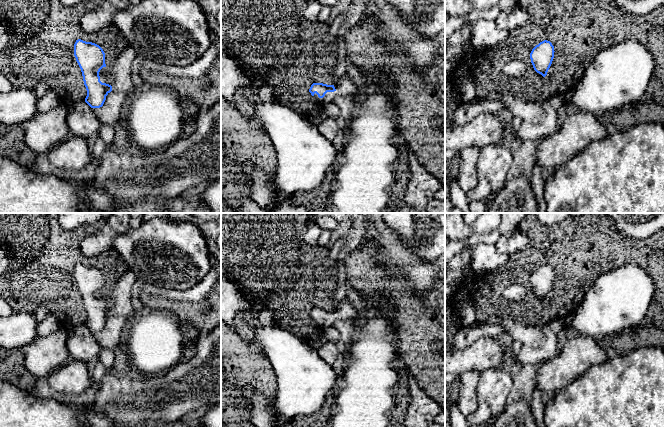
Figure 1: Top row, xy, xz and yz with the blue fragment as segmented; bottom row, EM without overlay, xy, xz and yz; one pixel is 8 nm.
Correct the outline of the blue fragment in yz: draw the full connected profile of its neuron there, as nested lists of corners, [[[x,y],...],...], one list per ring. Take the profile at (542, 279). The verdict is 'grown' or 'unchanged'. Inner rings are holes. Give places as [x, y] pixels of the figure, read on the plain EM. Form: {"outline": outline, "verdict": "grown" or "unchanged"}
{"outline": [[[544,264],[536,269],[530,277],[530,283],[534,294],[543,301],[547,299],[552,288],[554,276],[552,267]]], "verdict": "unchanged"}

